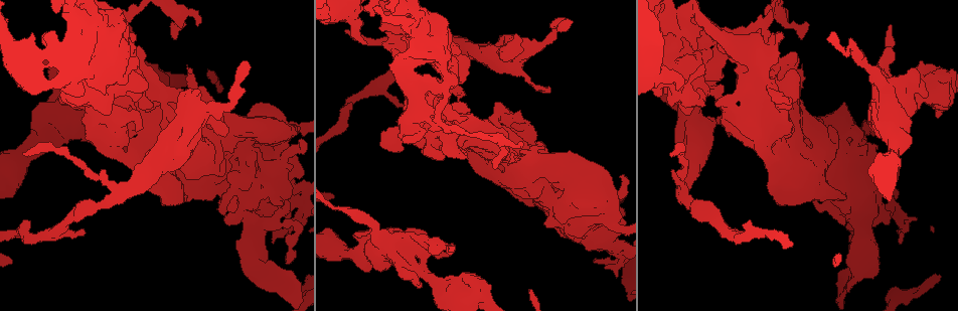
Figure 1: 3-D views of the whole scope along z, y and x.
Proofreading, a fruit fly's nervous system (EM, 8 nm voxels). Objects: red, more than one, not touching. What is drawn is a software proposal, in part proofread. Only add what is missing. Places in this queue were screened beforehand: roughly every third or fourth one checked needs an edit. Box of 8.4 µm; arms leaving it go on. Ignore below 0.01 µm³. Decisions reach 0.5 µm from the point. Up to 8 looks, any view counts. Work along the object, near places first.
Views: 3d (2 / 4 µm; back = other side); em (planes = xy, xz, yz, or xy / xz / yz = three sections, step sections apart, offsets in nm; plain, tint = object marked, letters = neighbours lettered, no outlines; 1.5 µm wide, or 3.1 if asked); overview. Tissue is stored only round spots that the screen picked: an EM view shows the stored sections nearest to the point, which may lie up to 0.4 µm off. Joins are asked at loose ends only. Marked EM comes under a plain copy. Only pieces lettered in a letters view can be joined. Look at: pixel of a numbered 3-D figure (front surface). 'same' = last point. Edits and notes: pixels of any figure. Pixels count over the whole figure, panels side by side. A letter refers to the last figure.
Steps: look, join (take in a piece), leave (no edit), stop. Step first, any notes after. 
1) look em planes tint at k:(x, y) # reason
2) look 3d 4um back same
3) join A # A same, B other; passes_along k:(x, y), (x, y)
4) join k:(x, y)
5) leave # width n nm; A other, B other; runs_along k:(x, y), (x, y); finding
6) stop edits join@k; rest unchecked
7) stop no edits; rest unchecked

look em planes letters at 1:(891, 26) # long arm stops here

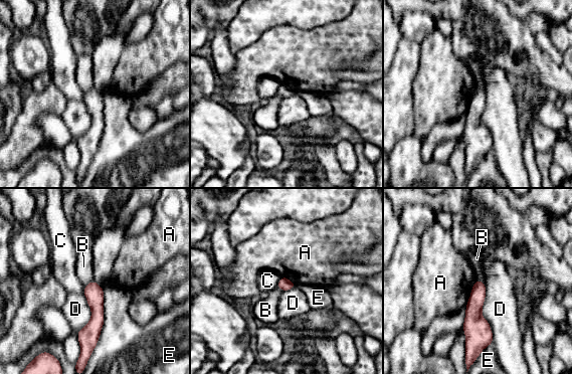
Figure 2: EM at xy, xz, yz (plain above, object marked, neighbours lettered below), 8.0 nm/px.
leave # width 100 nm; A other, B other, C other, D other, E other; border 2:(484, 284), (482, 316), (493, 343); no lettered piece goes on from it

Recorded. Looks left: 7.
look em planes letters at 1:(228, 223) # an open end

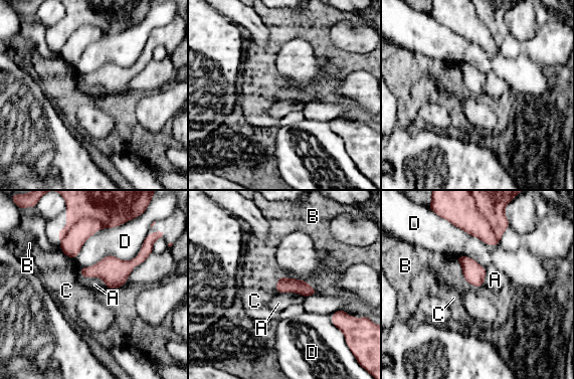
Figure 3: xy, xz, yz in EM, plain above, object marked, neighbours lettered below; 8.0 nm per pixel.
leave # A other, B other, C other, D other; no lettered piece goes on from it

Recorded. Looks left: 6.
look em planes letters at 1:(679, 86) # branch stops here

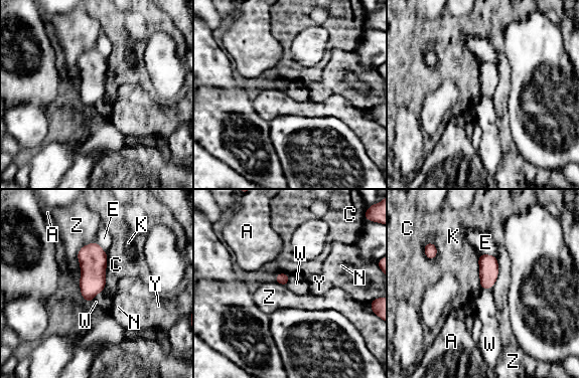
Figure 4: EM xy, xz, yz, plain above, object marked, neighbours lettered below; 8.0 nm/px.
leave # A other, C other, E other, K other, N other, W other, Y other, Z other; border 4:(289, 278), (285, 285); no lettered piece goes on from it

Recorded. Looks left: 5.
stop no edits; rest unchecked

